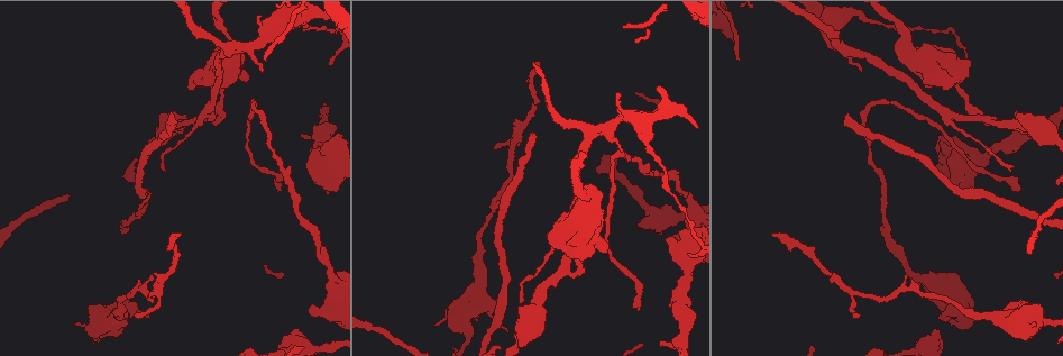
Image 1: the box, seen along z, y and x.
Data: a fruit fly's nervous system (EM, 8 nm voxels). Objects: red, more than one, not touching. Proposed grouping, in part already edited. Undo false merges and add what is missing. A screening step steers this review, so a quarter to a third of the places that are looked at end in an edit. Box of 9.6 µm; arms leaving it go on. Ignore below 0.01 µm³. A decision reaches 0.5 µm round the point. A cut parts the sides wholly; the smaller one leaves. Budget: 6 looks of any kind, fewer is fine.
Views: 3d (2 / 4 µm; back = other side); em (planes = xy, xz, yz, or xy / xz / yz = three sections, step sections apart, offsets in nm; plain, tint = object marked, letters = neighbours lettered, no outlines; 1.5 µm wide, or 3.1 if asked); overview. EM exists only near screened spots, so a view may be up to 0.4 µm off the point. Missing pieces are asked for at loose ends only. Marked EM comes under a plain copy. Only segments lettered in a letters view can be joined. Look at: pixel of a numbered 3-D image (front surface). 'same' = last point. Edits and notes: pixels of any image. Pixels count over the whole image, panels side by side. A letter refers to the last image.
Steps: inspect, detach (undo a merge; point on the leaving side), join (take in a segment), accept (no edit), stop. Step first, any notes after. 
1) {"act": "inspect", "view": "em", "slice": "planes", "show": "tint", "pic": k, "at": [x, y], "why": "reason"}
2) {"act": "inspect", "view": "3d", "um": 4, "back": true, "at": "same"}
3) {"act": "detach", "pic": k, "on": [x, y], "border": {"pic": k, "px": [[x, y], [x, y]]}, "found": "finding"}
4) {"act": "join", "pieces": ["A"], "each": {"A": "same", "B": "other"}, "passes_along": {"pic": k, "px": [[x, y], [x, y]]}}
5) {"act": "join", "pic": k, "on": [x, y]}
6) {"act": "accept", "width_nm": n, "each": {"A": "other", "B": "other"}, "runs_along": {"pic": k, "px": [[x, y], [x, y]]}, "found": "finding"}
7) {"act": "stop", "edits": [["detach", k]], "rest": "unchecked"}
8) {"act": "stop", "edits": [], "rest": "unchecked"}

{"act": "inspect", "view": "em", "slice": "planes", "show": "letters", "pic": 1, "at": [566, 270], "why": "sharp bend"}

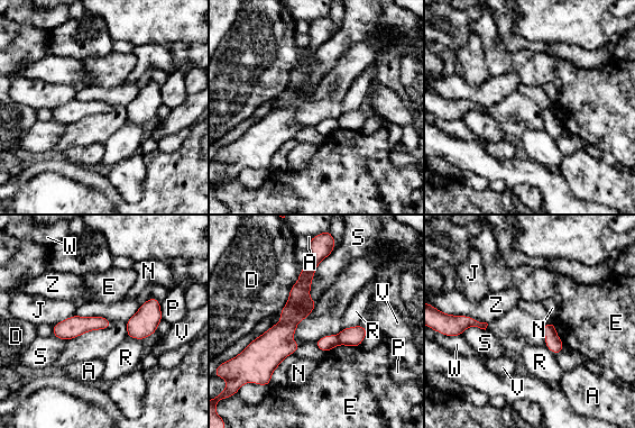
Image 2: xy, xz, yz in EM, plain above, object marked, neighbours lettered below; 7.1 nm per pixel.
{"act": "detach", "pic": 2, "on": [352, 336], "each": {"A": "other", "D": "other", "E": "other", "J": "other", "N": "other", "P": "other", "R": "other", "S": "other", "V": "other", "W": "other", "Z": "other"}, "border": {"pic": 2, "px": [[337, 336], [340, 343]]}, "found": "a second neuron is stuck on"}

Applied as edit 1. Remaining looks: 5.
{"act": "inspect", "view": "3d", "um": 2, "pic": 1, "at": [532, 133], "why": "thin end"}

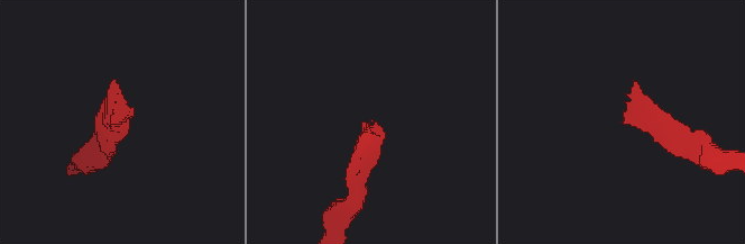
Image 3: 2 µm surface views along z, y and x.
{"act": "inspect", "view": "em", "slice": "xz", "step": 4, "show": "letters", "pic": 3, "at": [117, 84], "why": "now the EM"}

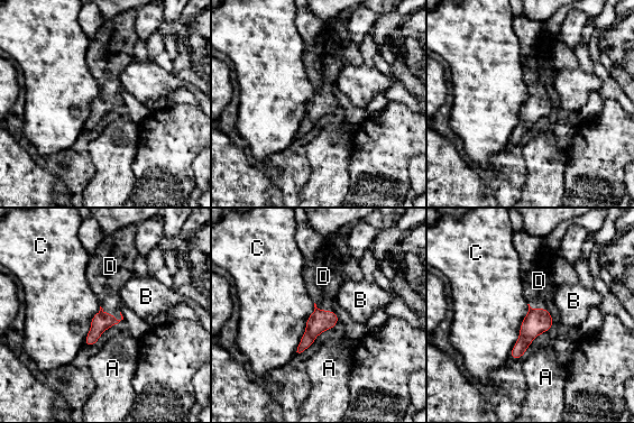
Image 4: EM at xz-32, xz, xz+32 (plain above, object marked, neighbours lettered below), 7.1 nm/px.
{"act": "inspect", "view": "em", "slice": "planes", "show": "letters", "at": "same", "why": "another direction"}

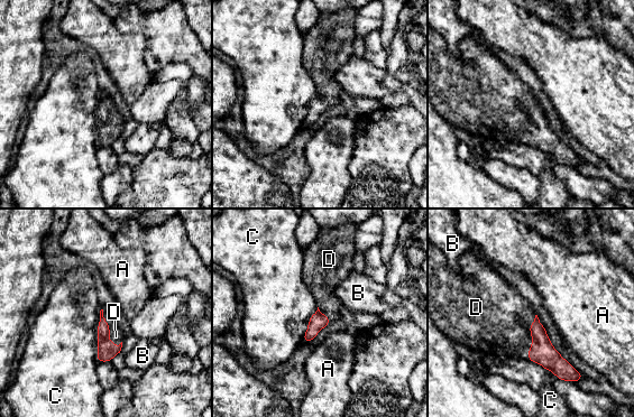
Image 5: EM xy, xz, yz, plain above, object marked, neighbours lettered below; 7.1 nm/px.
{"act": "join", "pieces": ["D"], "width_nm": 100, "each": {"A": "other", "B": "other", "C": "other", "D": "same"}, "passes_along": {"pic": 5, "px": [[541, 351], [531, 335], [498, 323]]}, "found": "it goes on there"}

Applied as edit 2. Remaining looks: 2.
{"act": "stop", "edits": [["detach", 2], ["join", 5]], "rest": "unchecked"}

